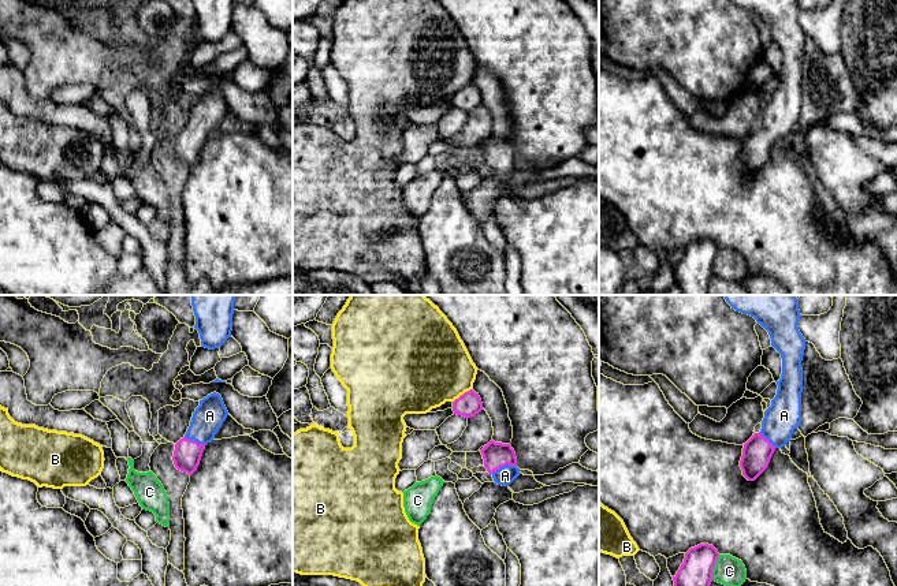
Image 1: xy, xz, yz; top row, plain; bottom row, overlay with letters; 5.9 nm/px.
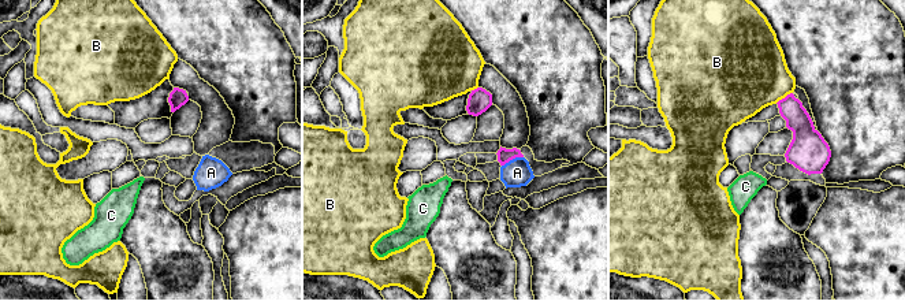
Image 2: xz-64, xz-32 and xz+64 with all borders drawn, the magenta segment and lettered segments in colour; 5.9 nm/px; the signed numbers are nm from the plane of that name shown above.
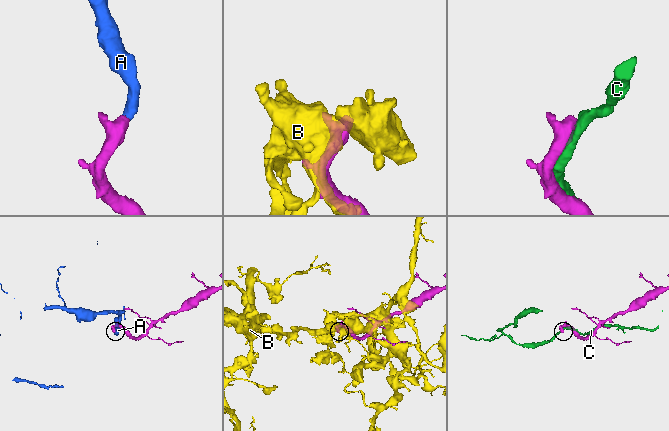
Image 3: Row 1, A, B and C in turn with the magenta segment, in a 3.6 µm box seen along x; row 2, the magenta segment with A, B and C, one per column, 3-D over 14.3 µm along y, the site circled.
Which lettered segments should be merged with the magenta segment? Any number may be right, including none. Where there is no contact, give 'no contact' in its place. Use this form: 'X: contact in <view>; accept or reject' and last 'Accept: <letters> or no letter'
A: contact in xz; accept
B: contact in xz; reject
C: contact in yz; reject
Accept: A

